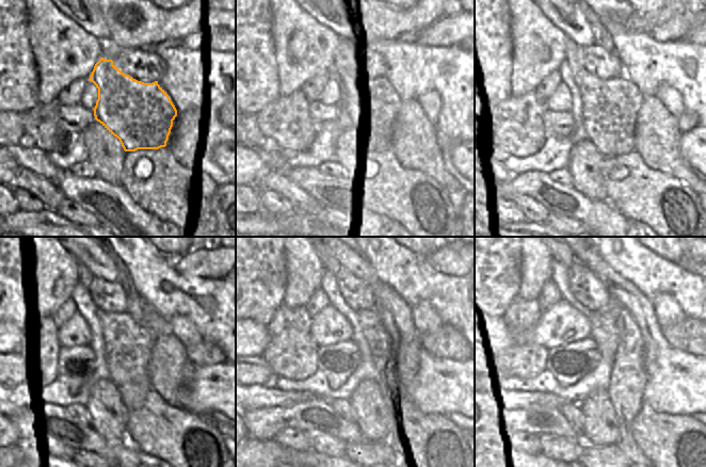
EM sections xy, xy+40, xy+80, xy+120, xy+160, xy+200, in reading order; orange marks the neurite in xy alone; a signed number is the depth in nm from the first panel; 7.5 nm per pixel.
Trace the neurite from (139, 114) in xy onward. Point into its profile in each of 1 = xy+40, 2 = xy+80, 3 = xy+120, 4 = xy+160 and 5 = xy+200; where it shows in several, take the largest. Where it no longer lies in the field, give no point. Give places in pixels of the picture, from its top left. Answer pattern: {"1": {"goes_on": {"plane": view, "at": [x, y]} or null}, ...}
{"1": {"goes_on": {"plane": "xy+40", "at": [369, 107]}}, "2": {"goes_on": {"plane": "xy+80", "at": [609, 106]}}, "3": {"goes_on": {"plane": "xy+120", "at": [128, 344]}}, "4": {"goes_on": {"plane": "xy+160", "at": [367, 333]}}, "5": {"goes_on": {"plane": "xy+200", "at": [604, 332]}}}

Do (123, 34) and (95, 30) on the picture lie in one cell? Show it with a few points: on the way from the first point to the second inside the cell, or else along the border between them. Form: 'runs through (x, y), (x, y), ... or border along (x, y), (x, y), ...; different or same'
border along (98, 11), (108, 29), (108, 38), (114, 45); different

